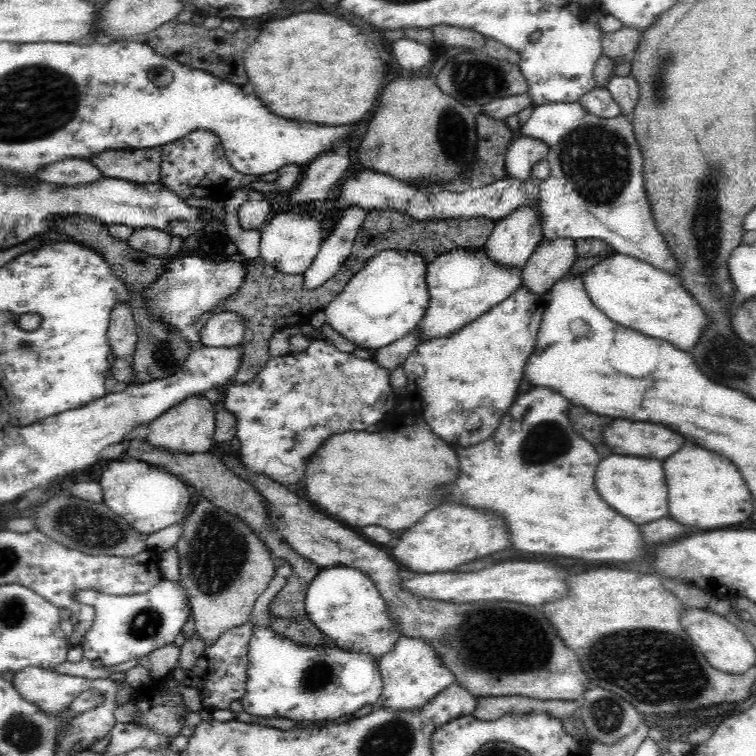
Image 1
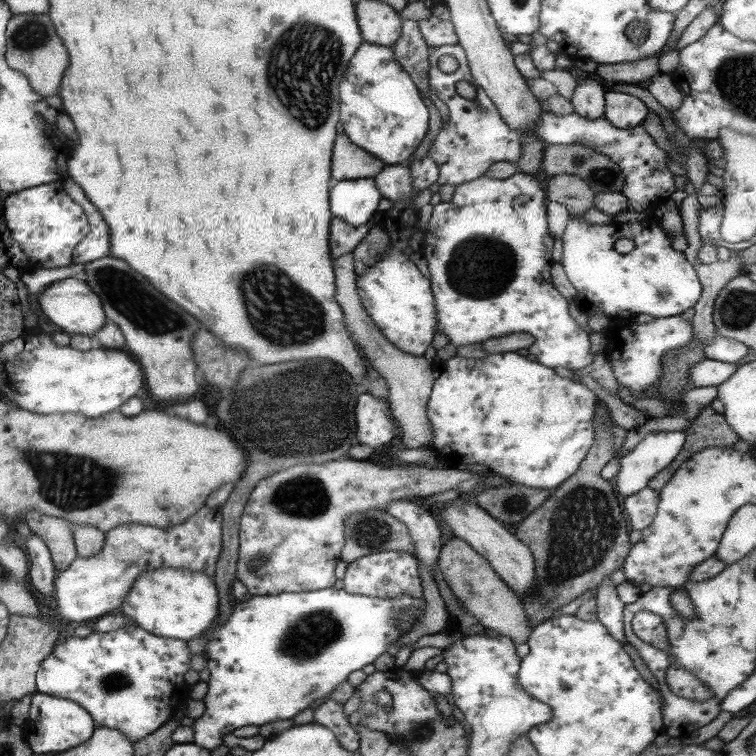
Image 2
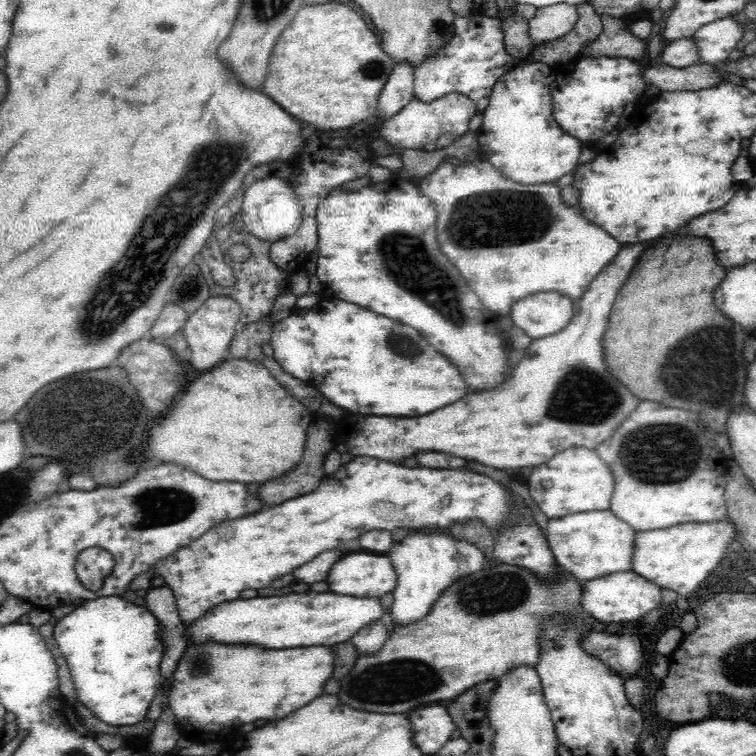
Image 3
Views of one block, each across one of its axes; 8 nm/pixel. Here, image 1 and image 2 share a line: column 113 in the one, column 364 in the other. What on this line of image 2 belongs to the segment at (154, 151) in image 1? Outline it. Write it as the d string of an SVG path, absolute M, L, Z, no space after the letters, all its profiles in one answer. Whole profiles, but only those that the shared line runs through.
M343 134L335 138L331 154L331 178L335 180L359 180L375 178L385 168L383 162L375 160L359 146L351 144Z

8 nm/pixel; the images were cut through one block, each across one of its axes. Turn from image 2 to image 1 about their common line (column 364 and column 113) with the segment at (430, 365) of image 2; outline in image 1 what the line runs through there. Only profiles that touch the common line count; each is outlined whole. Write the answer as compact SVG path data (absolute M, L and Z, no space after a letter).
M118 302L110 312L110 328L108 328L108 344L112 348L112 354L132 364L136 342L138 342L138 324L134 320L134 310L126 302Z

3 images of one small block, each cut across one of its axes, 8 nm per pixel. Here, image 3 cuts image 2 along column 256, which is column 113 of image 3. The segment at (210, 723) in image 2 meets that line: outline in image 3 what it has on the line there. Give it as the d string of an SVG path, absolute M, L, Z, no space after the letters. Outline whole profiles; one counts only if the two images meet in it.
M102 596L84 602L80 608L58 620L58 624L54 626L54 640L58 642L58 648L64 652L68 660L68 668L80 704L86 706L94 718L116 728L134 726L146 720L152 702L158 700L156 690L162 682L160 664L164 658L164 644L158 630L158 620L152 612L118 596Z

